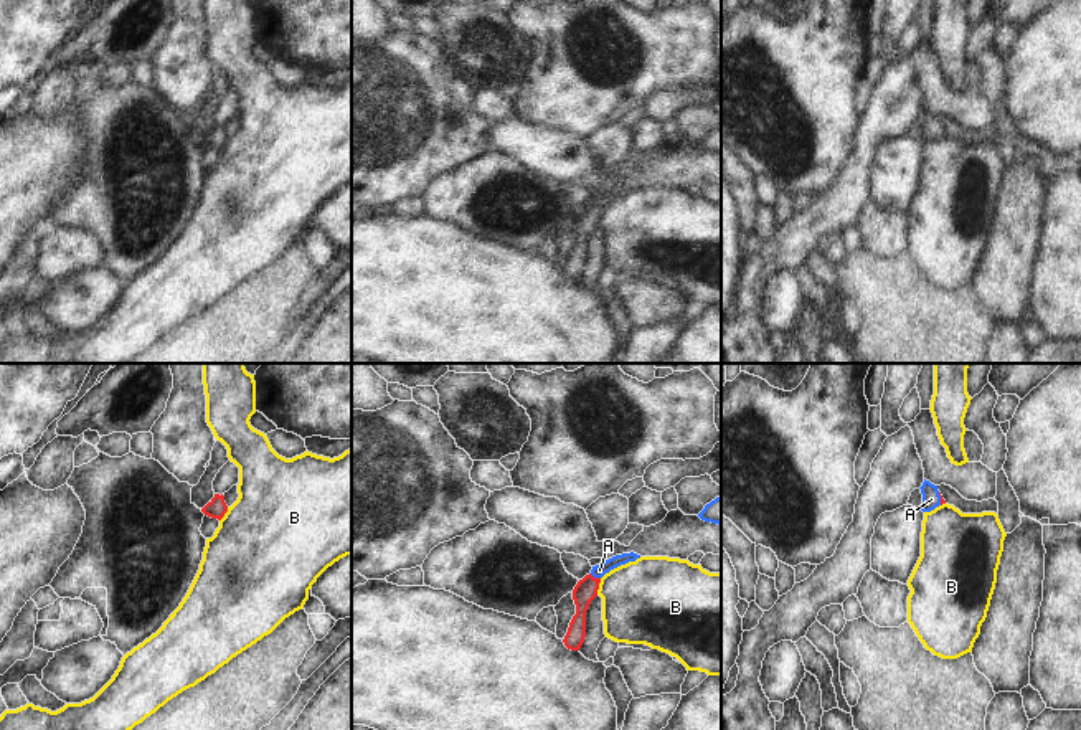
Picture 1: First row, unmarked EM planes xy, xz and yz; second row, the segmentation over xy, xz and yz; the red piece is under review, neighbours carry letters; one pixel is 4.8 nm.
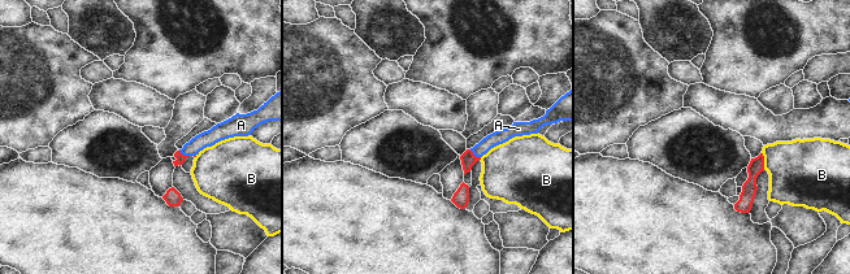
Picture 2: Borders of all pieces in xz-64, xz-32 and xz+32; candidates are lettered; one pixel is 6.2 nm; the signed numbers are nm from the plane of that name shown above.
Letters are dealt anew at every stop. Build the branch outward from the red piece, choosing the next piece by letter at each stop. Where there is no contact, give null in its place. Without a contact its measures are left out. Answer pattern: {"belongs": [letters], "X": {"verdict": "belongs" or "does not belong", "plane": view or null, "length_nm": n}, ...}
{"belongs": ["A"], "A": {"verdict": "belongs", "plane": "xz", "length_nm": 60}, "B": {"verdict": "does not belong", "plane": "xz", "length_nm": 80}}

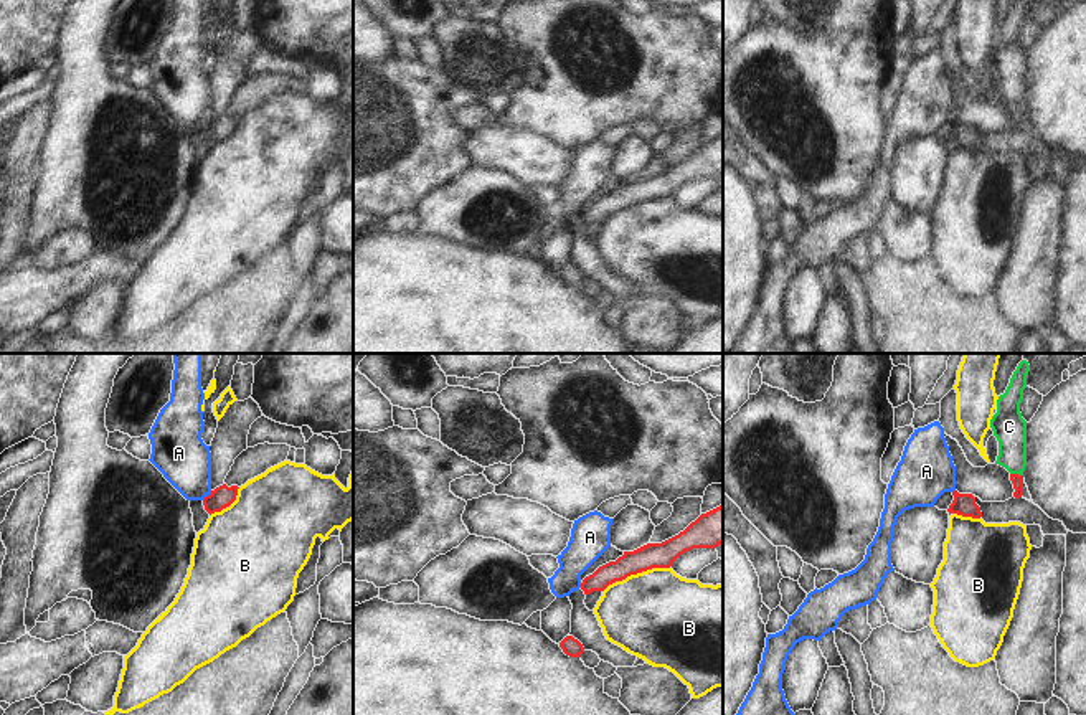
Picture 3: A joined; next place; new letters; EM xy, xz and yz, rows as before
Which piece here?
{"belongs": [], "A": {"verdict": "does not belong", "plane": "xy", "length_nm": 70}, "B": {"verdict": "does not belong", "plane": "xz", "length_nm": 340}, "C": {"verdict": "does not belong", "plane": "yz", "length_nm": 70}}

